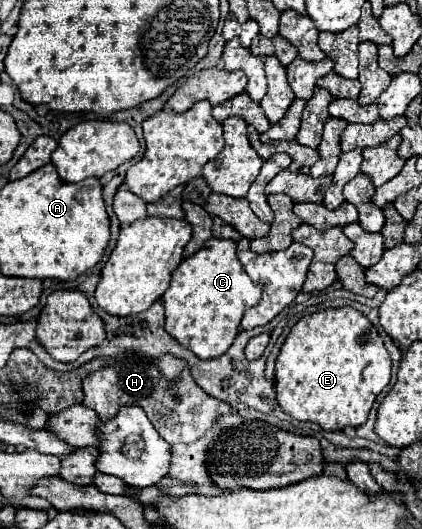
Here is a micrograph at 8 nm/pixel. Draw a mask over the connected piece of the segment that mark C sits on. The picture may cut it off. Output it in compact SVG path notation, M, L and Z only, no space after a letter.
M212 237L200 251L174 269L172 283L162 297L166 307L164 329L200 359L220 357L238 335L244 311L258 303L260 293L262 287L246 275L236 257L236 243Z

